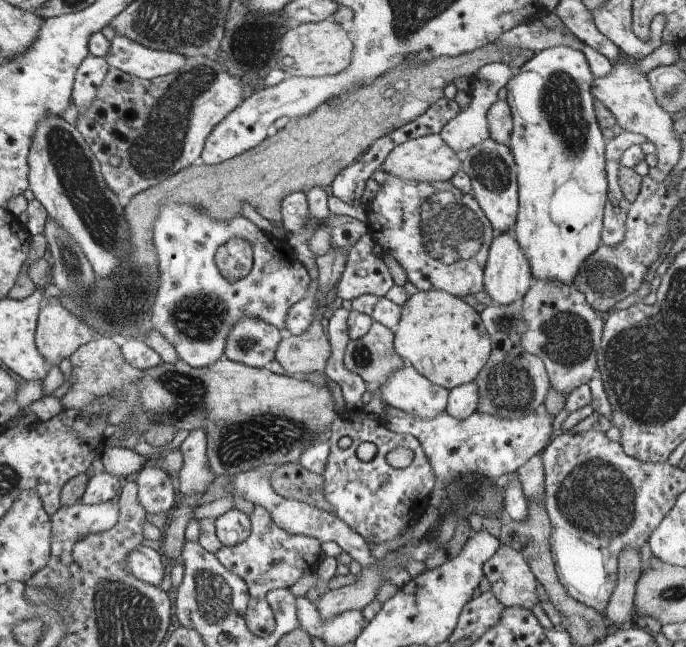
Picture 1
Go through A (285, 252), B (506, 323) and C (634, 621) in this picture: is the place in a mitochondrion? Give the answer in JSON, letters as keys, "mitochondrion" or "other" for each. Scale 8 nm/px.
{"A":"other","B":"mitochondrion","C":"other"}

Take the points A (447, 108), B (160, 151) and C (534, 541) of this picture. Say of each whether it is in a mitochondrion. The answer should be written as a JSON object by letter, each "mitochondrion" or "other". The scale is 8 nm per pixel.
{"A":"other","B":"mitochondrion","C":"other"}

